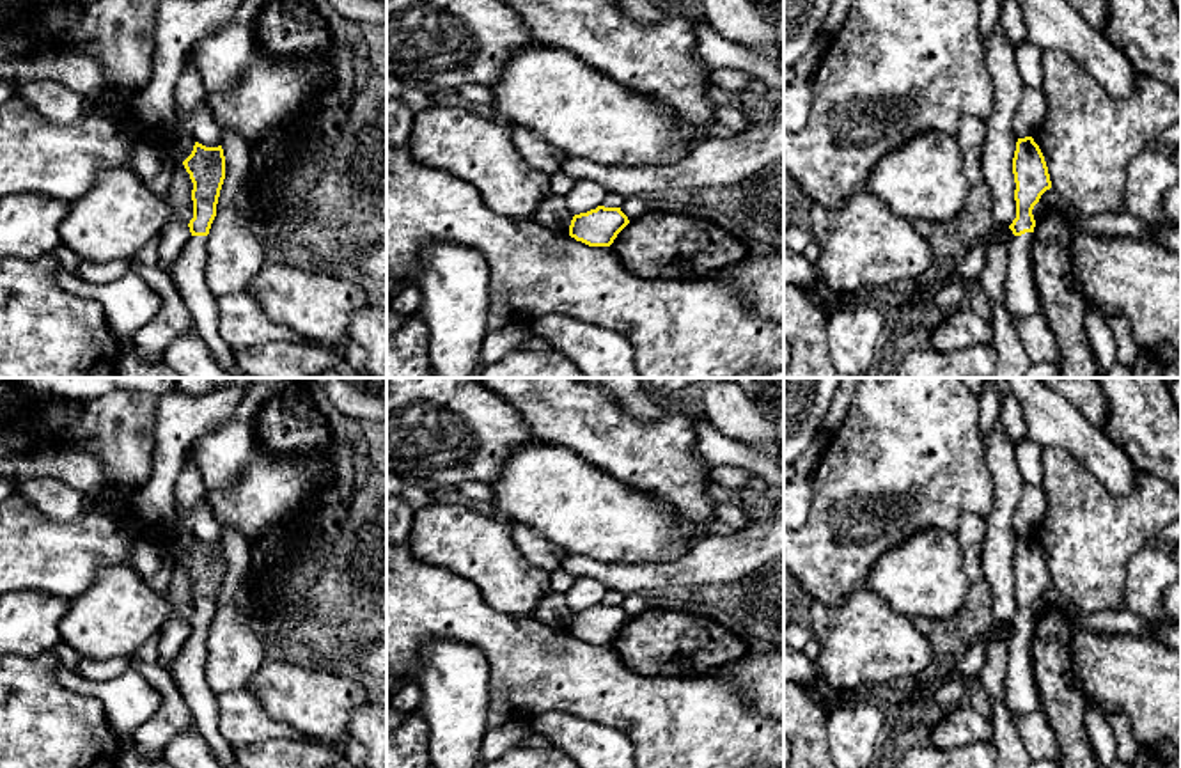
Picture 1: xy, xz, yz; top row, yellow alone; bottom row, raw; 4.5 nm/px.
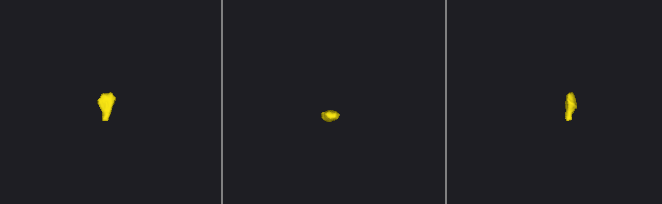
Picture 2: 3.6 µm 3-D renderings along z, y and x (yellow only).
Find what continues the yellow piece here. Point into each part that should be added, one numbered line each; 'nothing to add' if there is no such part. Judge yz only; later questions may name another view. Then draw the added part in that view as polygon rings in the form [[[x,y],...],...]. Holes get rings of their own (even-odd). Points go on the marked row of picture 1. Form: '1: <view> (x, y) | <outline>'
1: yz (1020, 293) | [[[1034,232],[1013,236],[1005,245],[1005,280],[1004,280],[1004,302],[1009,317],[1032,316],[1041,310],[1037,286],[1032,273],[1030,248],[1034,243]]]

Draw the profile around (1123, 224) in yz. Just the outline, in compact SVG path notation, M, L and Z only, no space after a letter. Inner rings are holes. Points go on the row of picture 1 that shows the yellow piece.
M1053 188L1046 190L1034 206L1034 220L1046 211L1057 209L1075 231L1092 232L1107 238L1140 238L1147 227L1126 209L1117 213L1101 213L1096 216L1082 215L1075 206L1068 204Z

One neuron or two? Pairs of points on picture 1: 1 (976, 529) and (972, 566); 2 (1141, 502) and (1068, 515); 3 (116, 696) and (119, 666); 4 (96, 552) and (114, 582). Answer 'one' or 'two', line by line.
1: one
2: one
3: two
4: two

